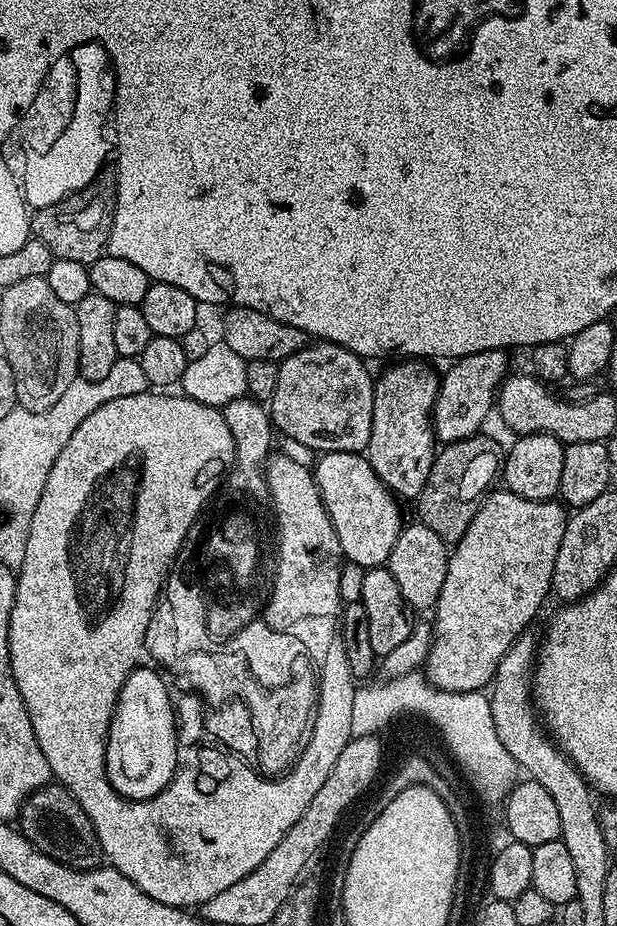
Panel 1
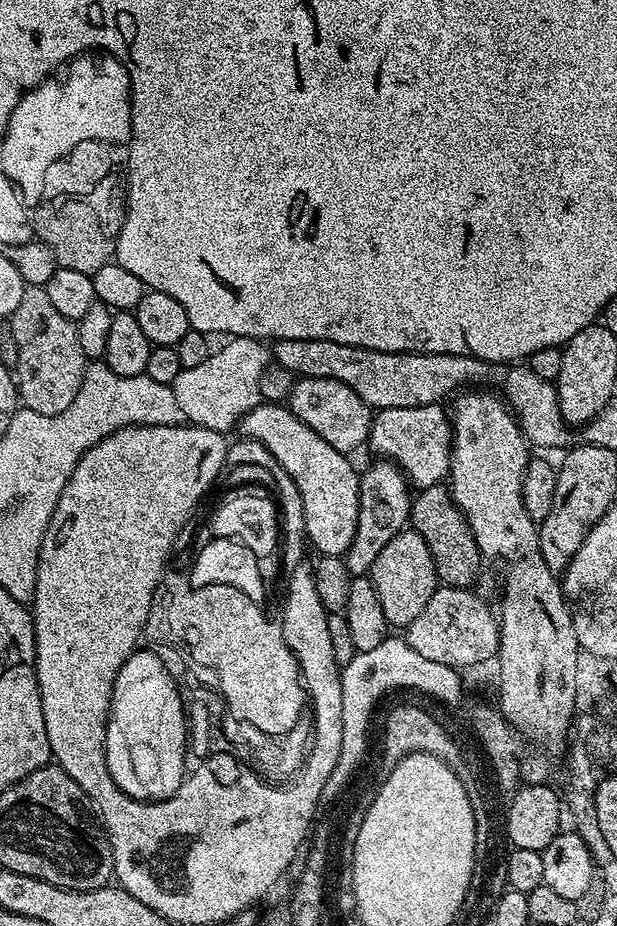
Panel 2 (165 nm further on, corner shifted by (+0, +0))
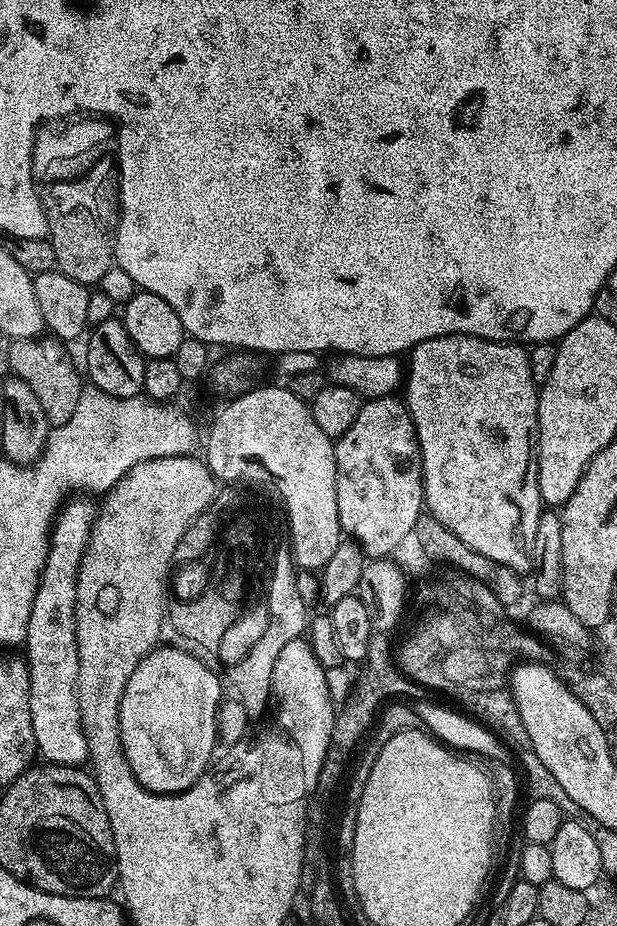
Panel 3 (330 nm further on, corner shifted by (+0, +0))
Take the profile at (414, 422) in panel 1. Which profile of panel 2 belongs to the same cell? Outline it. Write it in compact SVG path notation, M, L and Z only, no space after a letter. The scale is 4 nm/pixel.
M373 459L368 469L360 472L360 505L358 506L358 526L354 534L354 542L350 542L343 560L351 577L368 576L374 566L374 558L382 554L386 542L394 538L394 534L405 531L409 527L412 514L413 493L410 491L407 476L393 460Z

